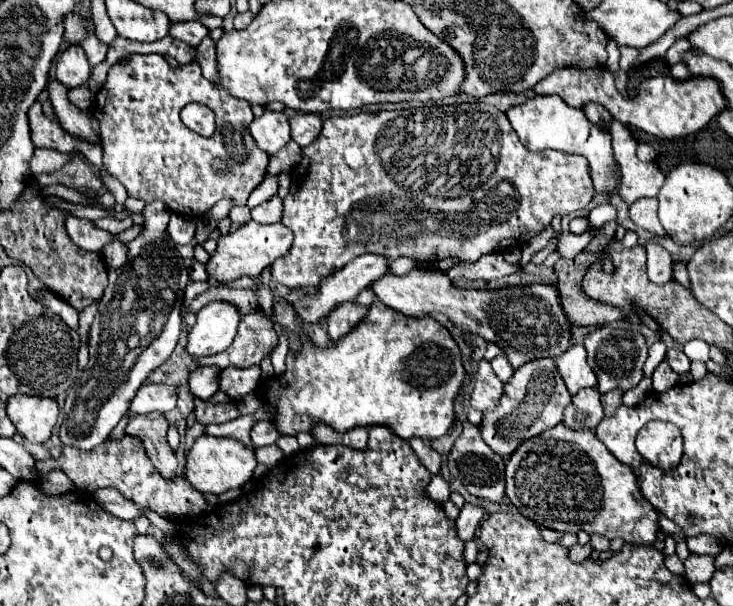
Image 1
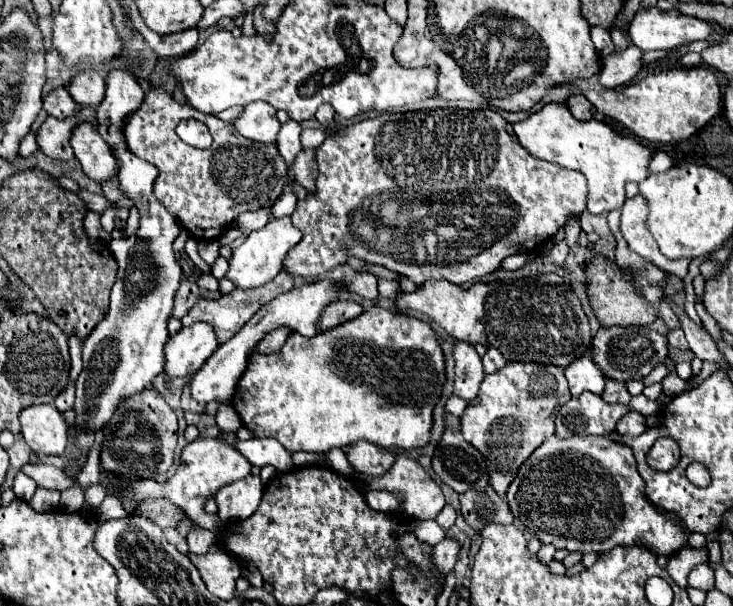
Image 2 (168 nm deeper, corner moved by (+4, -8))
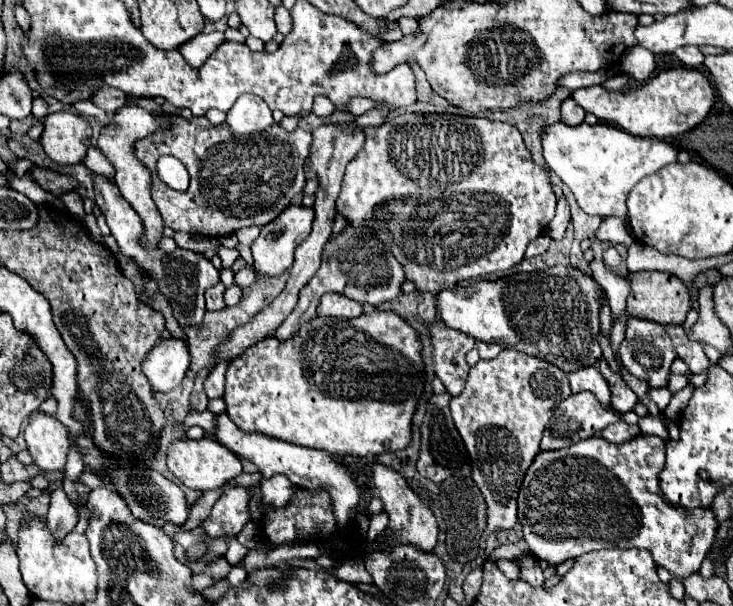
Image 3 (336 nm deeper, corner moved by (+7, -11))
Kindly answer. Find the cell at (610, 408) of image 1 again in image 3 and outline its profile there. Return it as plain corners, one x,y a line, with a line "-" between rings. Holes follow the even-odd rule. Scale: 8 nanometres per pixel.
605,360
599,362
599,372
603,374
603,378
605,378
605,380
609,382
609,386
611,386
611,404
613,404
613,408
615,408
617,412
621,412
621,414
633,410
633,406
637,404
637,396
635,396
635,392
625,384
625,380
623,380
619,374
611,372
611,368
607,366

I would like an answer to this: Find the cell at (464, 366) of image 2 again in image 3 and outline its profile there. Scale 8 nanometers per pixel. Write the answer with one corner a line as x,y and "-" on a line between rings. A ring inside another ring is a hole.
439,320
431,326
431,338
433,338
433,366
437,378
445,384
451,396
459,396
469,376
469,364
465,356
475,346
475,340
453,328
447,328

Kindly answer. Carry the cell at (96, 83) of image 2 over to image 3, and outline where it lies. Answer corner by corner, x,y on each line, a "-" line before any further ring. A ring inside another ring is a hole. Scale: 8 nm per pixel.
99,88
89,100
107,114
113,114
117,108
121,108
121,104
127,102
127,94
117,88

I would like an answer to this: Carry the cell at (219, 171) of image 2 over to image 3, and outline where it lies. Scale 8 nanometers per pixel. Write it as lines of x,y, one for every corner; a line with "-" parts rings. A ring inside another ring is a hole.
153,112
159,118
167,118
171,124
169,128
161,128
143,140
135,144
135,156
147,164
153,172
153,200
163,216
165,226
173,228
175,232
189,232
189,234
201,234
209,238
223,238
227,234
237,232
243,226
265,226
271,220
275,220
287,206
289,202
303,190
305,186
305,162
309,156
309,144
311,144
311,132
305,132
297,128
295,132
285,132
279,124
275,124
267,132
255,132
247,138
235,136
225,124
219,126
209,126
209,132
183,132
181,126
189,124
183,116
165,116
161,112
-
161,156
175,156
183,162
187,168
191,182
185,192
169,188
157,174
157,160

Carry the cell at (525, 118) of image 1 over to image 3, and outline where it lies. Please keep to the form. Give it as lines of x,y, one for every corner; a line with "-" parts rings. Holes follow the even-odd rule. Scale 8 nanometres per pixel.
555,122
541,130
545,164
571,188
577,204
589,216
627,216
625,198
631,188
659,168
675,162
677,150
659,138
637,138
607,124
567,126

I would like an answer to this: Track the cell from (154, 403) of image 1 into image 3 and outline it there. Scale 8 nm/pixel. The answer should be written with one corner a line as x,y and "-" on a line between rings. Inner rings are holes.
223,358
219,360
213,370
209,372
203,390
207,394
207,398
223,398
223,388
225,388
225,372
227,372
227,364
231,364
231,358

